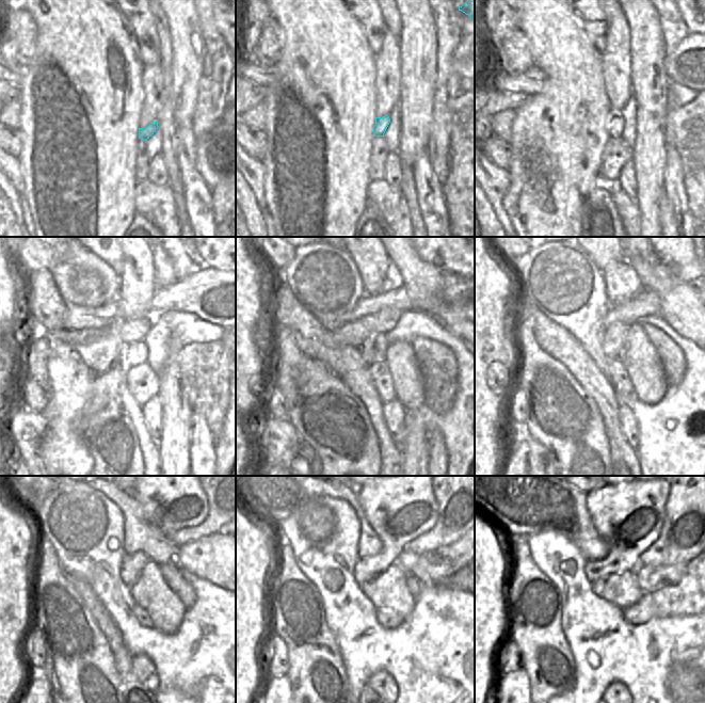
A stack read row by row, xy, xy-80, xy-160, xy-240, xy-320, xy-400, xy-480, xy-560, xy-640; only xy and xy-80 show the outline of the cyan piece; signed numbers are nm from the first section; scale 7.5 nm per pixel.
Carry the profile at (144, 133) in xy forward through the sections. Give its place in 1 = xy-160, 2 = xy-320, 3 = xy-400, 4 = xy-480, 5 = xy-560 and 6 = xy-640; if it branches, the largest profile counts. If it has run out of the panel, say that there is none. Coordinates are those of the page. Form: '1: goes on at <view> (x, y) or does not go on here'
1: goes on at xy-160 (614, 122)
2: goes on at xy-320 (373, 350)
3: goes on at xy-400 (614, 334)
4: goes on at xy-480 (132, 565)
5: goes on at xy-560 (399, 504)
6: goes on at xy-640 (628, 516)

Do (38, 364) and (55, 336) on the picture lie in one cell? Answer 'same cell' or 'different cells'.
different cells

